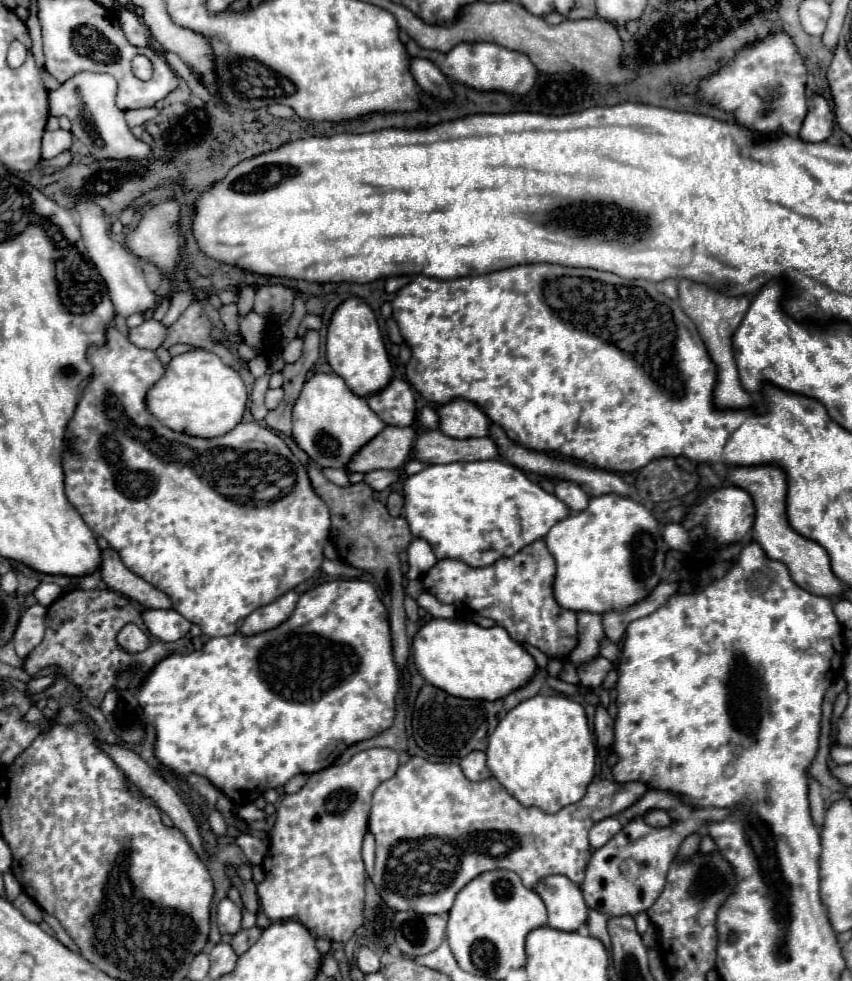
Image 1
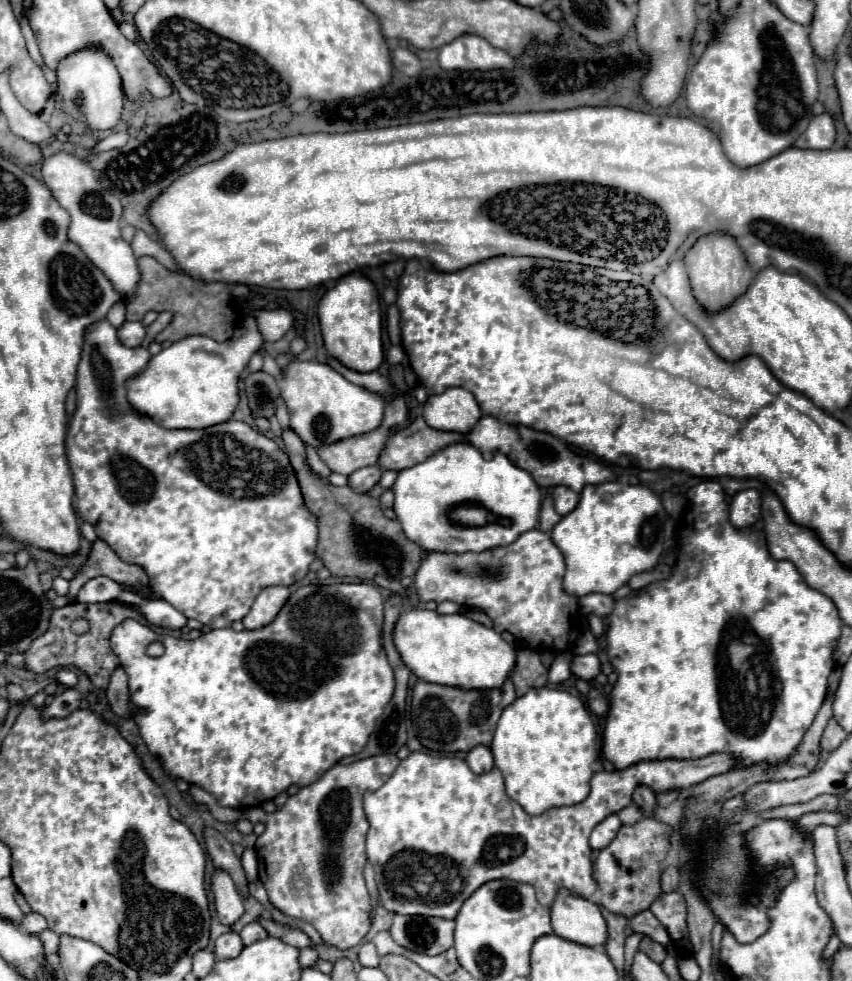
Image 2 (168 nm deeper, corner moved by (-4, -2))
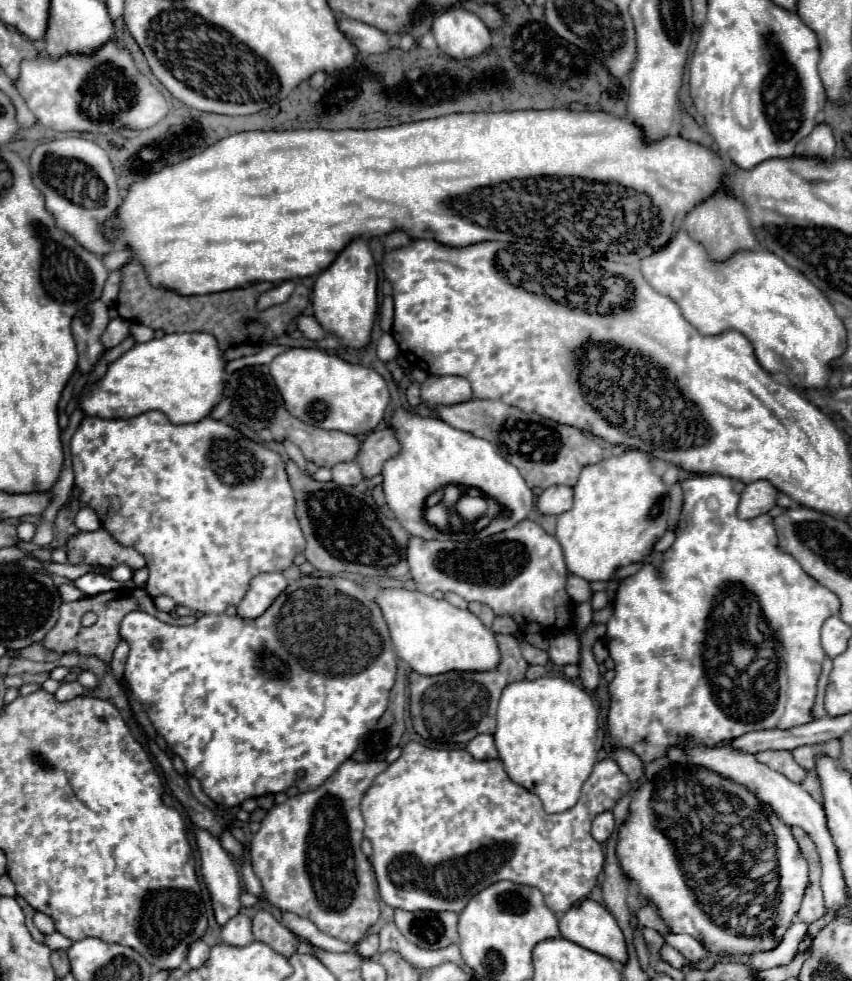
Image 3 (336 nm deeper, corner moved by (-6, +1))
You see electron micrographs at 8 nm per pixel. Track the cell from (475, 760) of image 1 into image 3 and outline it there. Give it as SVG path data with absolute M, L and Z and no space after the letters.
M476 735L476 737L466 745L466 751L468 751L472 757L476 757L478 761L492 761L492 759L498 757L492 735Z

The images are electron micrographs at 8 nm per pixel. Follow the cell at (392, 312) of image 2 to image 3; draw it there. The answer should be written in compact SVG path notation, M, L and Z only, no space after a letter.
M384 297L380 305L380 327L384 333L392 331L392 321L394 321L394 309L392 309L392 297Z

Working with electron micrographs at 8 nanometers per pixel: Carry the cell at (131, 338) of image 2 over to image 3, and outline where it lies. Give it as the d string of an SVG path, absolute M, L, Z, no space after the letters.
M122 317L112 319L110 325L108 325L108 329L104 331L104 337L102 337L106 349L112 349L112 347L116 347L118 343L122 343L122 341L130 335L130 325L132 325L132 323L128 323L128 321L122 319Z

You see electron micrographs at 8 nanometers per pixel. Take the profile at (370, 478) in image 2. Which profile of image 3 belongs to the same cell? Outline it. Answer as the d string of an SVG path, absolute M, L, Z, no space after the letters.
M350 461L350 463L340 463L340 465L334 465L332 467L332 481L338 483L338 485L358 485L362 481L362 471L358 467L356 461Z

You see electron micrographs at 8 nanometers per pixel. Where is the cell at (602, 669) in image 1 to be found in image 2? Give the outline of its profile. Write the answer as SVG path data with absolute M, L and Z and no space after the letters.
M584 654L584 656L574 656L570 670L576 678L582 680L592 680L596 674L600 674L600 660L596 654Z

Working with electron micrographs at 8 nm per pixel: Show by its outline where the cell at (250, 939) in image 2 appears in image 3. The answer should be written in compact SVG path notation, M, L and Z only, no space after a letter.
M258 909L252 919L252 933L256 941L262 941L282 953L284 957L294 955L296 949L296 935L288 931L268 909Z

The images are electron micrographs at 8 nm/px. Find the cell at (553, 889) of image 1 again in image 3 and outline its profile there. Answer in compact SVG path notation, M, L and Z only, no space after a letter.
M584 899L580 905L570 907L560 919L558 919L558 927L564 939L578 943L580 947L586 947L594 953L600 953L604 957L610 957L614 961L624 963L626 961L626 945L624 945L624 935L616 923L616 919L612 917L612 913L602 907L600 903L592 901L592 899Z

